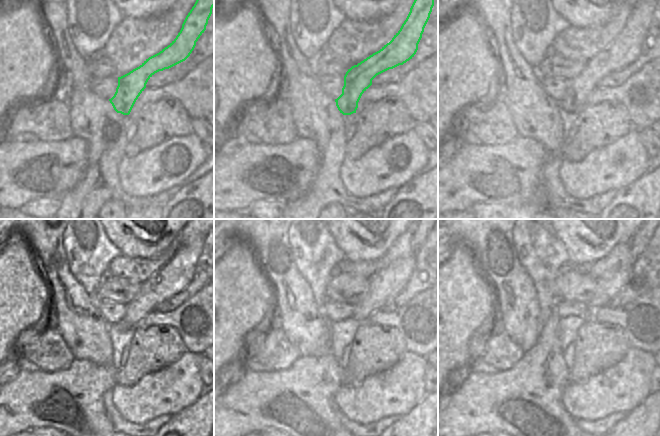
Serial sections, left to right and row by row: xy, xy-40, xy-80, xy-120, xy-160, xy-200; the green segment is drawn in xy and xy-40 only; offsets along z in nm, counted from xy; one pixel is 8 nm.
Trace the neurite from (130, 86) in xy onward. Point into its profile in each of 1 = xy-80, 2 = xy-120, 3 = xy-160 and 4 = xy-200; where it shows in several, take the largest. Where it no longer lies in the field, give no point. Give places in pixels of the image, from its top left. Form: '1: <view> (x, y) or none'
1: xy-80 (625, 49)
2: xy-120 (177, 273)
3: xy-160 (389, 280)
4: xy-200 (606, 287)

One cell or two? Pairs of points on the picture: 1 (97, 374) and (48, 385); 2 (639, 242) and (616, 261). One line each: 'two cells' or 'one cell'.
1: one cell
2: one cell

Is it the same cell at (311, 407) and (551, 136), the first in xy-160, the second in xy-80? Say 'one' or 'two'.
two

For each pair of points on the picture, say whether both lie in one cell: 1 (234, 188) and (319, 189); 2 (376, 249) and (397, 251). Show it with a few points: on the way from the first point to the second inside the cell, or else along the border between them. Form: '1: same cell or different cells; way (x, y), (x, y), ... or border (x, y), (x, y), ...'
1: different cells; border (319, 167), (310, 188), (302, 196), (290, 202)
2: different cells; border (402, 232), (392, 246), (378, 259)

